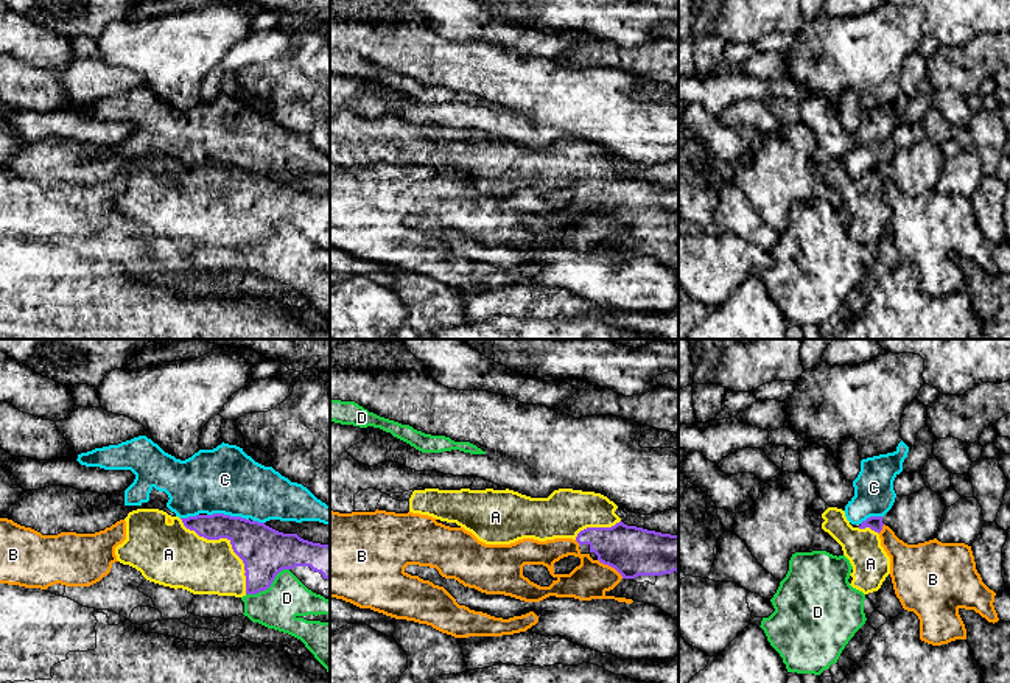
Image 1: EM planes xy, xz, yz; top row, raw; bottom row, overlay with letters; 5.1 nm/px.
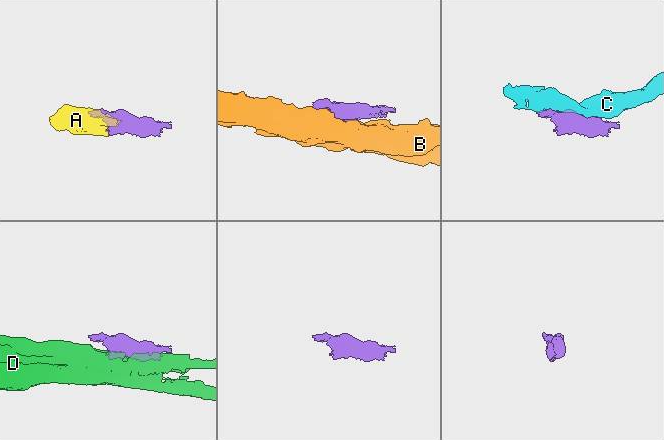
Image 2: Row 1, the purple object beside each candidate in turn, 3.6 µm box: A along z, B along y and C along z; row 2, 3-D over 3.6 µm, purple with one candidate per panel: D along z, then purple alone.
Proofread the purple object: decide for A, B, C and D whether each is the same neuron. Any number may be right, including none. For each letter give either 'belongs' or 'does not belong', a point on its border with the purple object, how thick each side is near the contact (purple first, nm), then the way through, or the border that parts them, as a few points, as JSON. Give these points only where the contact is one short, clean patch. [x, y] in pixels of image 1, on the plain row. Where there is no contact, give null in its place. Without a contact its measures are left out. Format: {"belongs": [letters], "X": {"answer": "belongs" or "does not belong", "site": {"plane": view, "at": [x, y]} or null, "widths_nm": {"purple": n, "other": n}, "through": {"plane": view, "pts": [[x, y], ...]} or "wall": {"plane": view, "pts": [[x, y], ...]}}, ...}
{"belongs": ["A"], "A": {"answer": "belongs", "site": {"plane": "xy", "at": [231, 193]}, "widths_nm": {"purple": 260, "other": 280}}, "B": {"answer": "does not belong", "site": {"plane": "xz", "at": [610, 217]}, "widths_nm": {"purple": 260, "other": 190}}, "C": {"answer": "does not belong", "site": {"plane": "xy", "at": [227, 167]}, "widths_nm": {"purple": 240, "other": 340}}, "D": {"answer": "does not belong", "site": {"plane": "xy", "at": [268, 238]}, "widths_nm": {"purple": 260, "other": 220}, "wall": {"plane": "xy", "pts": [[288, 220], [284, 220], [266, 240], [246, 246]]}}}

